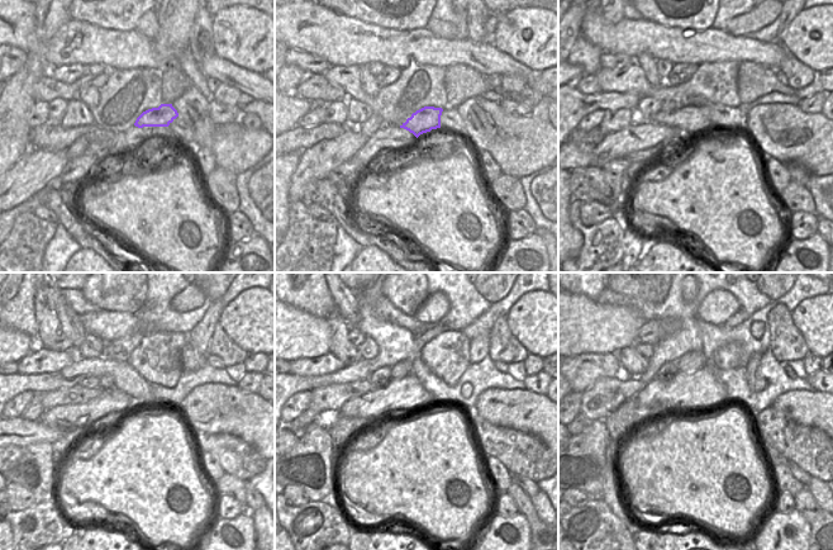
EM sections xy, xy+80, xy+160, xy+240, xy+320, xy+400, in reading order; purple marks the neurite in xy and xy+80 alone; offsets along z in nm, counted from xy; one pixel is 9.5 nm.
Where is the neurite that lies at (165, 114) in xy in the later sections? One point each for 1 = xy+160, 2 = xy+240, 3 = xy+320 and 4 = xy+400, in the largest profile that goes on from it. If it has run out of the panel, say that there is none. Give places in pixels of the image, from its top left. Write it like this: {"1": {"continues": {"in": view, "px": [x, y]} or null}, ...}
{"1": {"continues": {"in": "xy+160", "px": [693, 119]}}, "2": {"continues": {"in": "xy+240", "px": [76, 394]}}, "3": {"continues": {"in": "xy+320", "px": [331, 398]}}, "4": {"continues": {"in": "xy+400", "px": [607, 394]}}}

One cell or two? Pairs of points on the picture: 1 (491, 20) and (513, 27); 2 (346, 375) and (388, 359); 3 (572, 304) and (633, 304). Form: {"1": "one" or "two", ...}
{"1": "two", "2": "two", "3": "two"}

